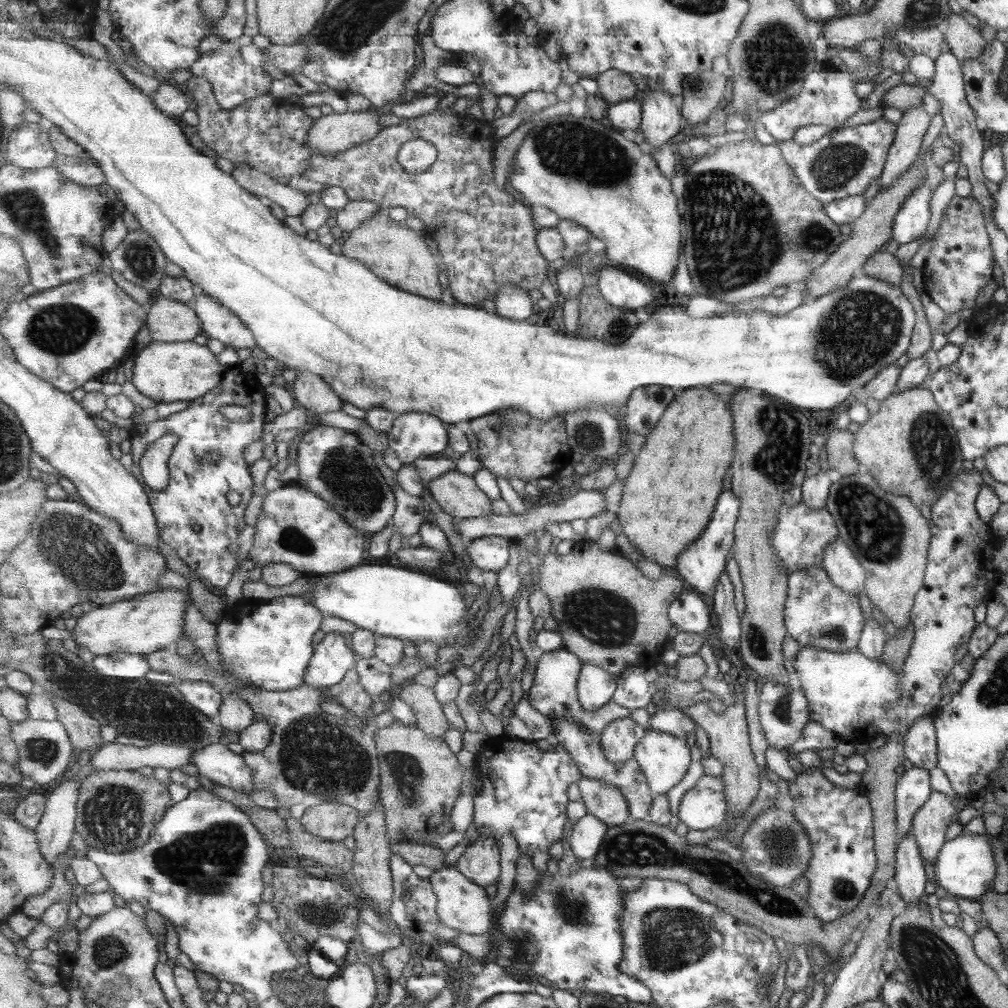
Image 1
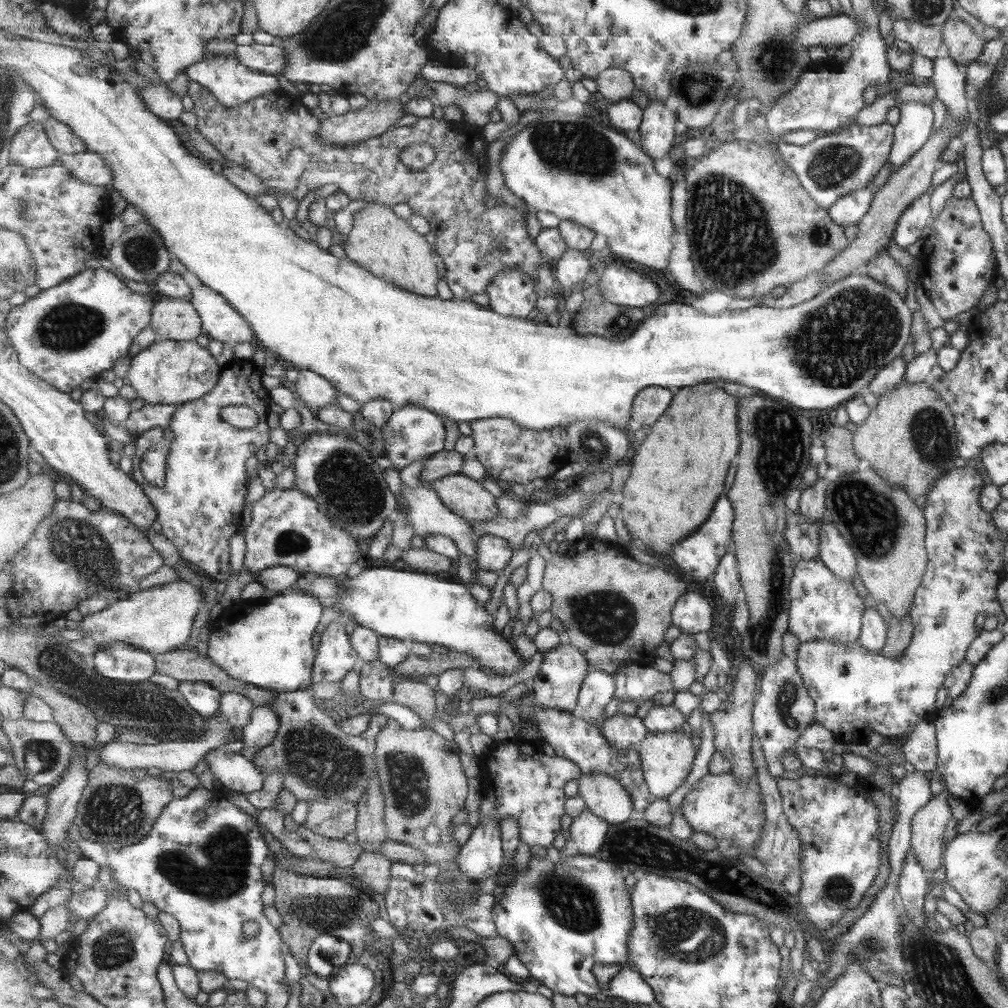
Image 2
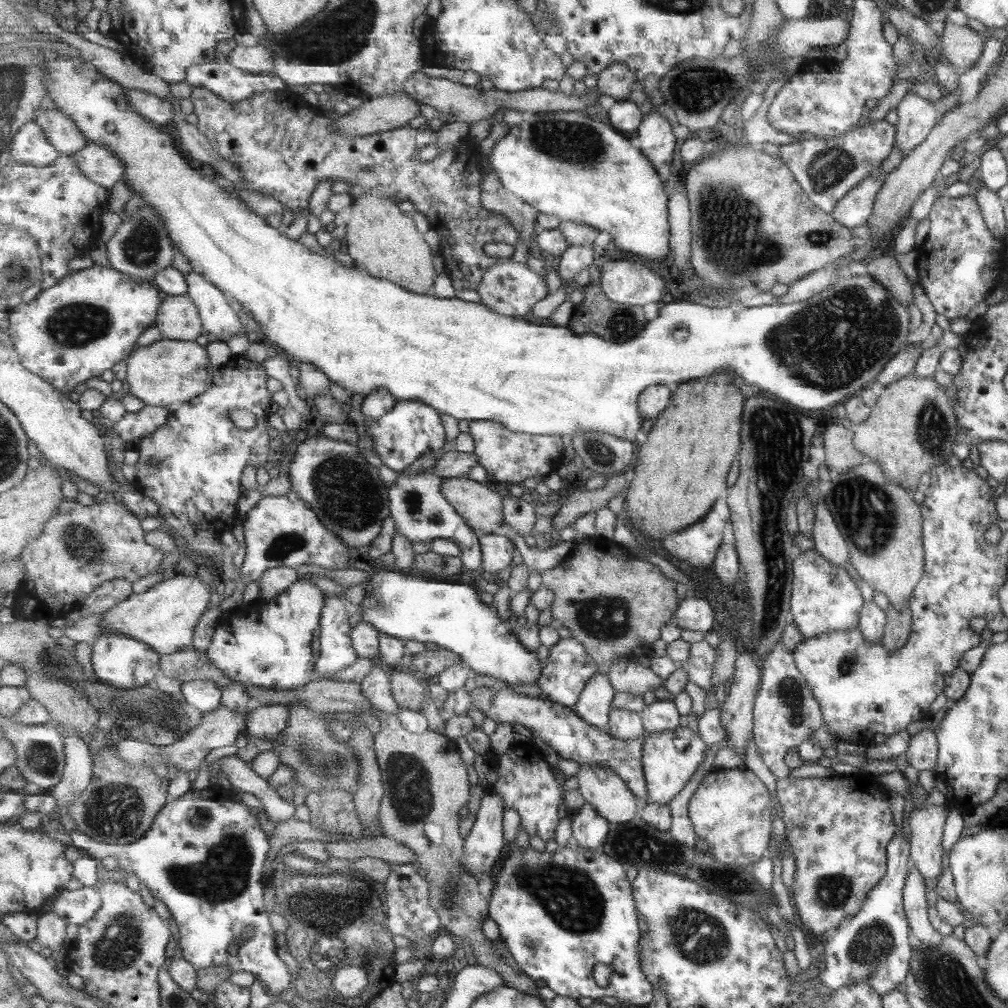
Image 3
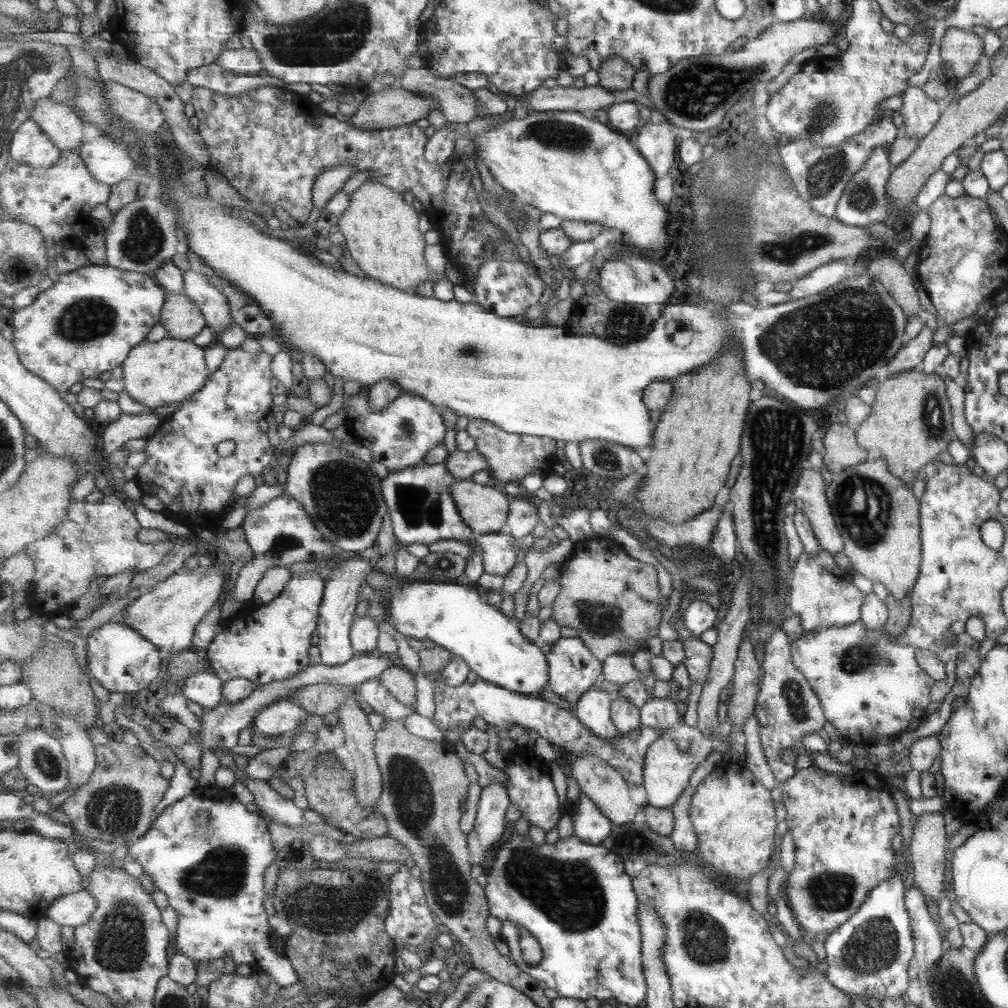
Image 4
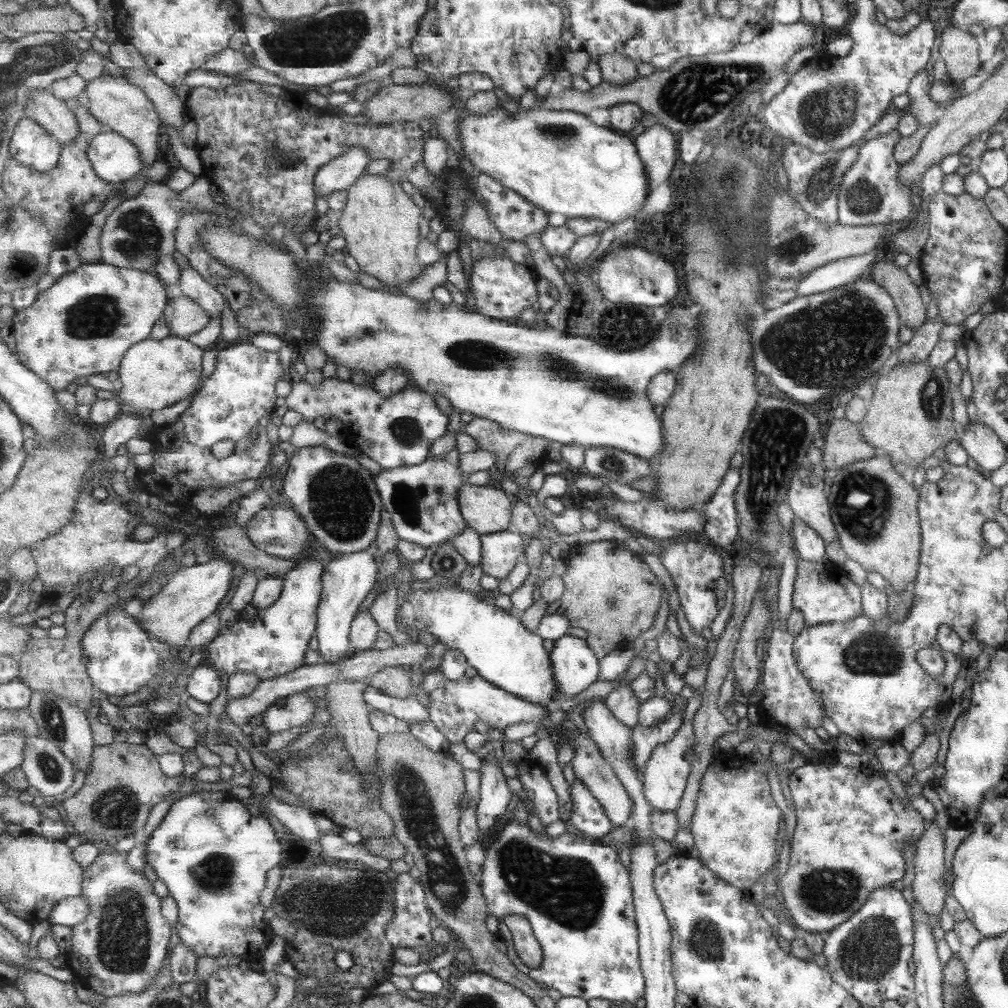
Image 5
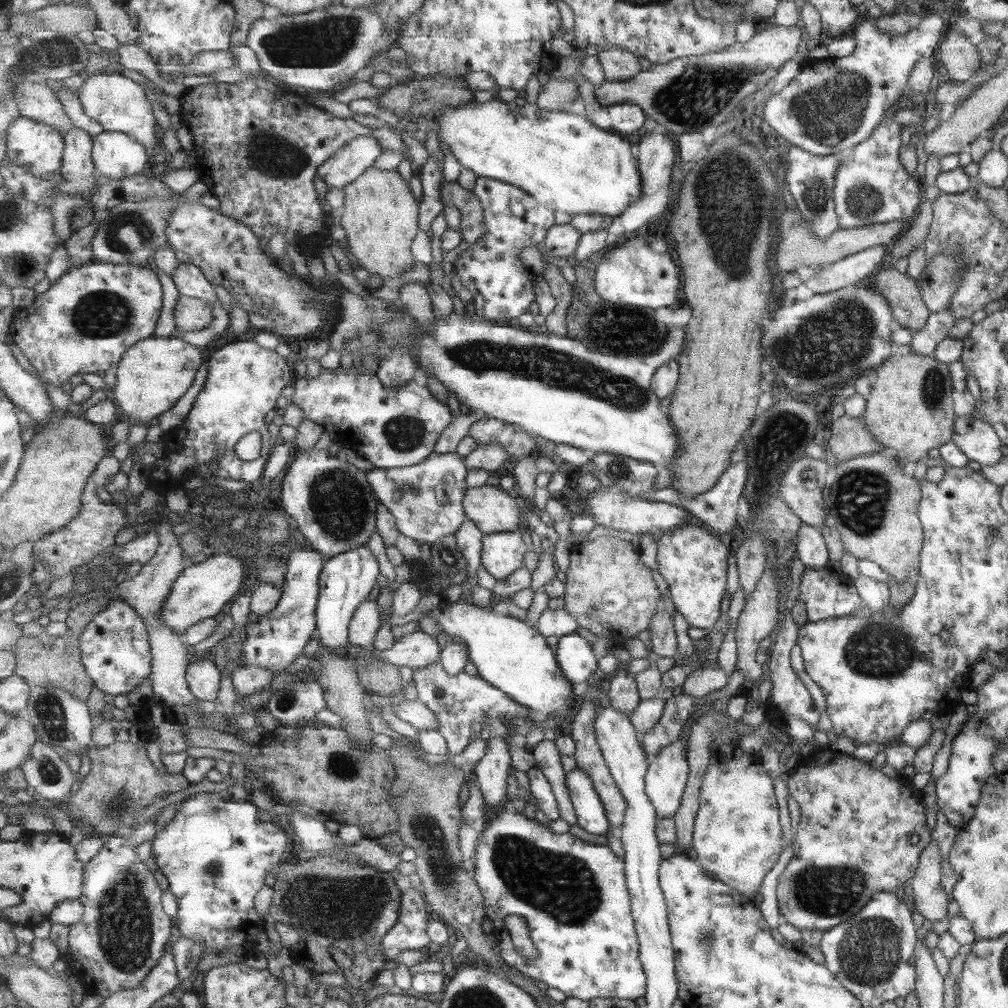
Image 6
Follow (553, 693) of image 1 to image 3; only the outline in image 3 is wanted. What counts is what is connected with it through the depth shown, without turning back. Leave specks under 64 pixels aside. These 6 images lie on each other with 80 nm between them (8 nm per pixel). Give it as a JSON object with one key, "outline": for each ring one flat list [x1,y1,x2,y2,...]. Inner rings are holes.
{"outline":[[572,636,561,639,553,648,549,655,547,666,543,667,542,675,536,684,542,689,542,698,551,700,574,709,578,704,583,689,586,688,587,681,590,681,595,674,599,673,599,665,591,658,586,646]]}

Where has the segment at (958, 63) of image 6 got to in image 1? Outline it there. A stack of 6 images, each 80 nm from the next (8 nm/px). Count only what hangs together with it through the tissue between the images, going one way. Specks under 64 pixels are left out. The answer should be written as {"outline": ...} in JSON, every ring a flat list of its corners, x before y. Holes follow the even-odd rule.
{"outline":[[960,15,950,16,945,30,942,31,943,40,949,46,949,52,960,61,979,57,986,46,979,29,969,26]]}

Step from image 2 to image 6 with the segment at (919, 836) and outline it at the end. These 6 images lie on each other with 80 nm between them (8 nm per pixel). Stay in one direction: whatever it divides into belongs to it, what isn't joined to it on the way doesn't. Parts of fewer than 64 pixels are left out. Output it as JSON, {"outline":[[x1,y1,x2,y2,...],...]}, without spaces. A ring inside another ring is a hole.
{"outline":[[931,839,918,856,918,868,913,873,911,886,914,908,925,918,926,924,937,923,945,918,945,906,949,896,941,890,941,856,937,842]]}

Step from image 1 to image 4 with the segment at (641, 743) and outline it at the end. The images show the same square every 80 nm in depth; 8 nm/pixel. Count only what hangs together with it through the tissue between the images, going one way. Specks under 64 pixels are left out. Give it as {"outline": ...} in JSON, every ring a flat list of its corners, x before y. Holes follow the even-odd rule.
{"outline":[[679,724,665,731,663,736,654,740,649,745,645,758,644,788,646,790,648,803,657,808,669,808,677,802,683,791,690,785,690,778,698,766,706,761,713,752,724,747,724,752,729,751,729,738,715,739,708,737,697,727,691,728,685,724]]}

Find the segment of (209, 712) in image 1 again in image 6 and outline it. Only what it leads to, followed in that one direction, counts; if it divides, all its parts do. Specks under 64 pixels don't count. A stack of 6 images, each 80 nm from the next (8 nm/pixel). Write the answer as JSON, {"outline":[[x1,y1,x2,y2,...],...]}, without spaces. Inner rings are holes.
{"outline":[[206,657,193,659,188,666,186,675,191,692,197,699,217,701,223,676,214,661,206,659]]}

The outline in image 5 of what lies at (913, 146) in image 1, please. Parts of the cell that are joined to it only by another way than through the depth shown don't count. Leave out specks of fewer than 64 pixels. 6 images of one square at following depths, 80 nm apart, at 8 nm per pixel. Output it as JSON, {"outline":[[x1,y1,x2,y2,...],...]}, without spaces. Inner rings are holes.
{"outline":[[925,68,920,70,911,80,906,94,909,98,909,105,906,107,911,116,917,122,917,128,932,127,935,123,935,109,939,104,934,103,928,95,929,82]]}

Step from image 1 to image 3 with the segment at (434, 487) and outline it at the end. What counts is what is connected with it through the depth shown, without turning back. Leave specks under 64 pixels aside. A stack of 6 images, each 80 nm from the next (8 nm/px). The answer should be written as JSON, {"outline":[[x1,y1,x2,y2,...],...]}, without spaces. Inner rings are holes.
{"outline":[[468,477,445,478,443,495,480,537,494,533,505,521,501,494]]}

